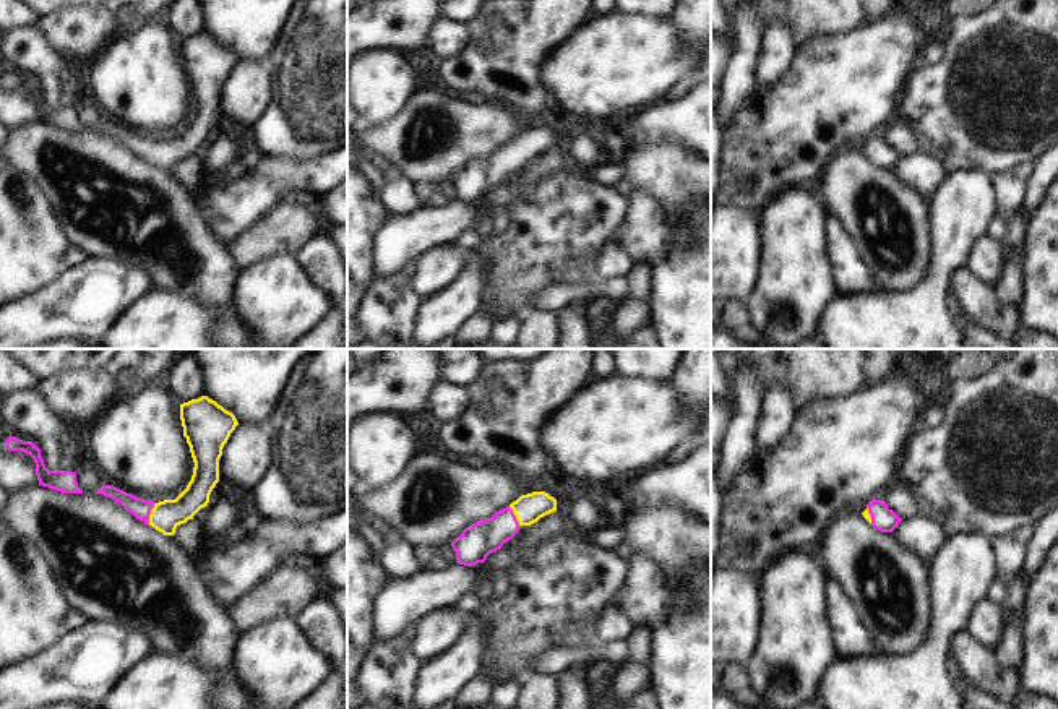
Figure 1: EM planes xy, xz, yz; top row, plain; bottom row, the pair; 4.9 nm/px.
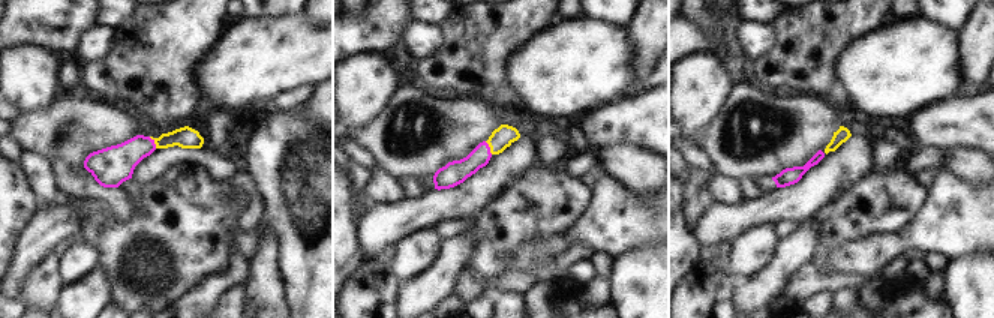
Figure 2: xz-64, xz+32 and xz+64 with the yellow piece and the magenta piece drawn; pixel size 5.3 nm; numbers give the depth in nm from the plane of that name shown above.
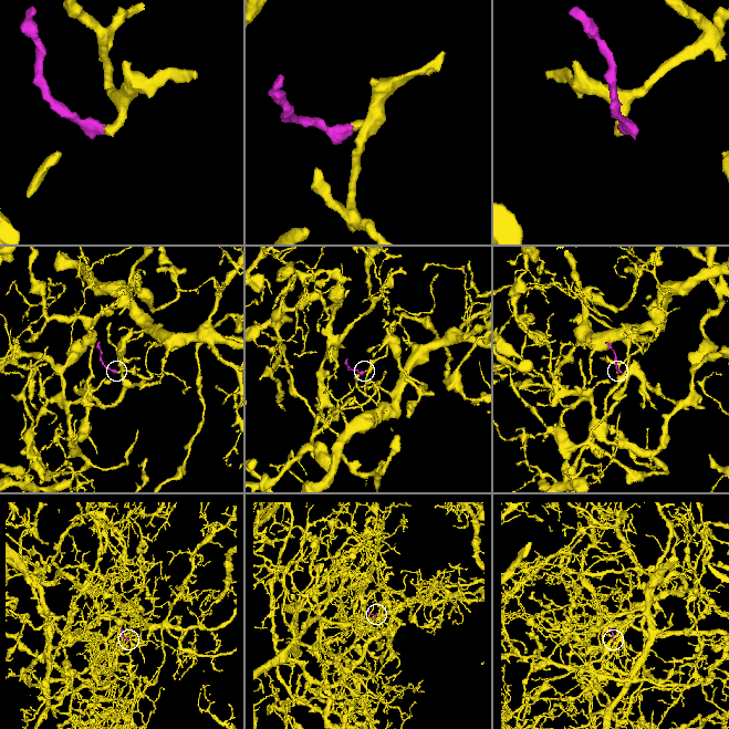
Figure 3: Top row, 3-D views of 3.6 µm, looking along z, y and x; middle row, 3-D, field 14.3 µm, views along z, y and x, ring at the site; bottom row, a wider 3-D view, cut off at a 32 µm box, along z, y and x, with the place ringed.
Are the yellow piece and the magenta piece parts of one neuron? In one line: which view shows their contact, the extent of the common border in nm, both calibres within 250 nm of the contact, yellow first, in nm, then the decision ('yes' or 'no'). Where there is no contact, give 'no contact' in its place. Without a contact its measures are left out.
xy | 120 nm | 150/100 nm | yes

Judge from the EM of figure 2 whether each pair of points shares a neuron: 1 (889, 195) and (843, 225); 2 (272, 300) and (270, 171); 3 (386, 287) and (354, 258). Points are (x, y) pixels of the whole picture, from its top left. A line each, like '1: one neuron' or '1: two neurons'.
1: one neuron
2: two neurons
3: two neurons

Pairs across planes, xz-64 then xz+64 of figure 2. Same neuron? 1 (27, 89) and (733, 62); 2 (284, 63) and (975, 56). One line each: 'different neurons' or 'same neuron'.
1: different neurons
2: different neurons

